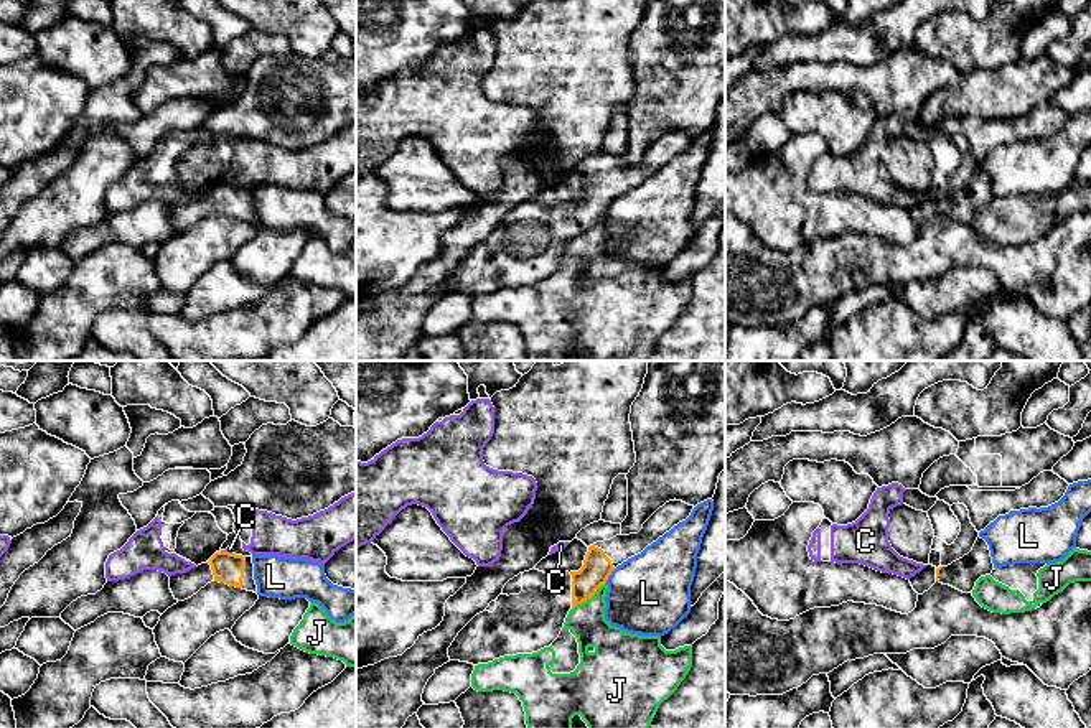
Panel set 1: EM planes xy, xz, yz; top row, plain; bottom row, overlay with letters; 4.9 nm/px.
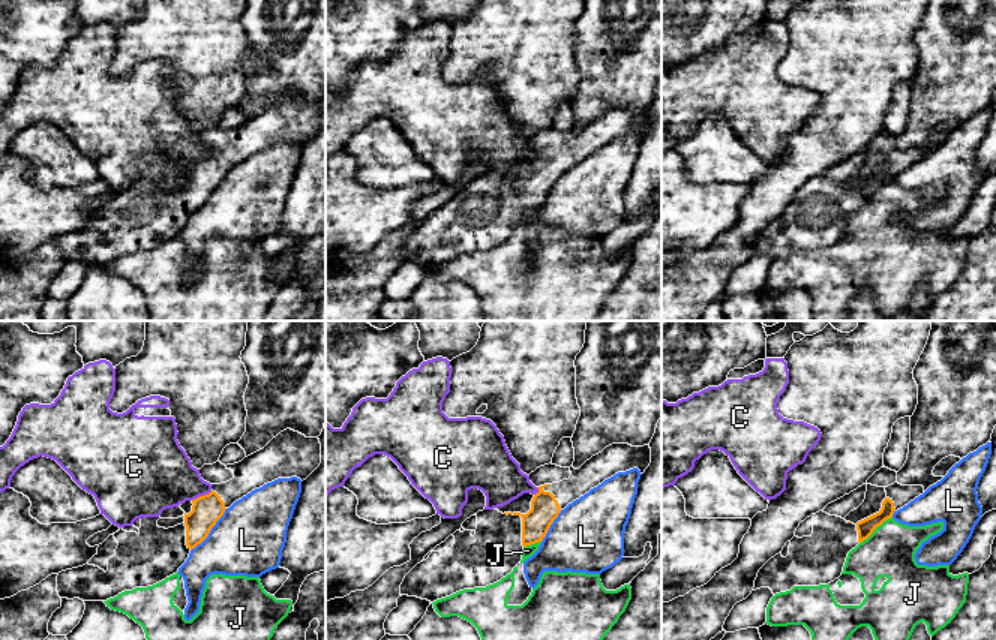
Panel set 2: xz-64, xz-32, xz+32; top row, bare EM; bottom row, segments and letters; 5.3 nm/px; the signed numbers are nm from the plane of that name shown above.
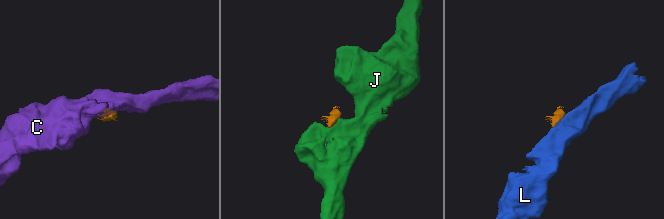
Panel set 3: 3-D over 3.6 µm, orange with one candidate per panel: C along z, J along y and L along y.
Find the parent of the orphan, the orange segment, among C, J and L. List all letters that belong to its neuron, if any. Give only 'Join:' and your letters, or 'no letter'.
Join: no letter

